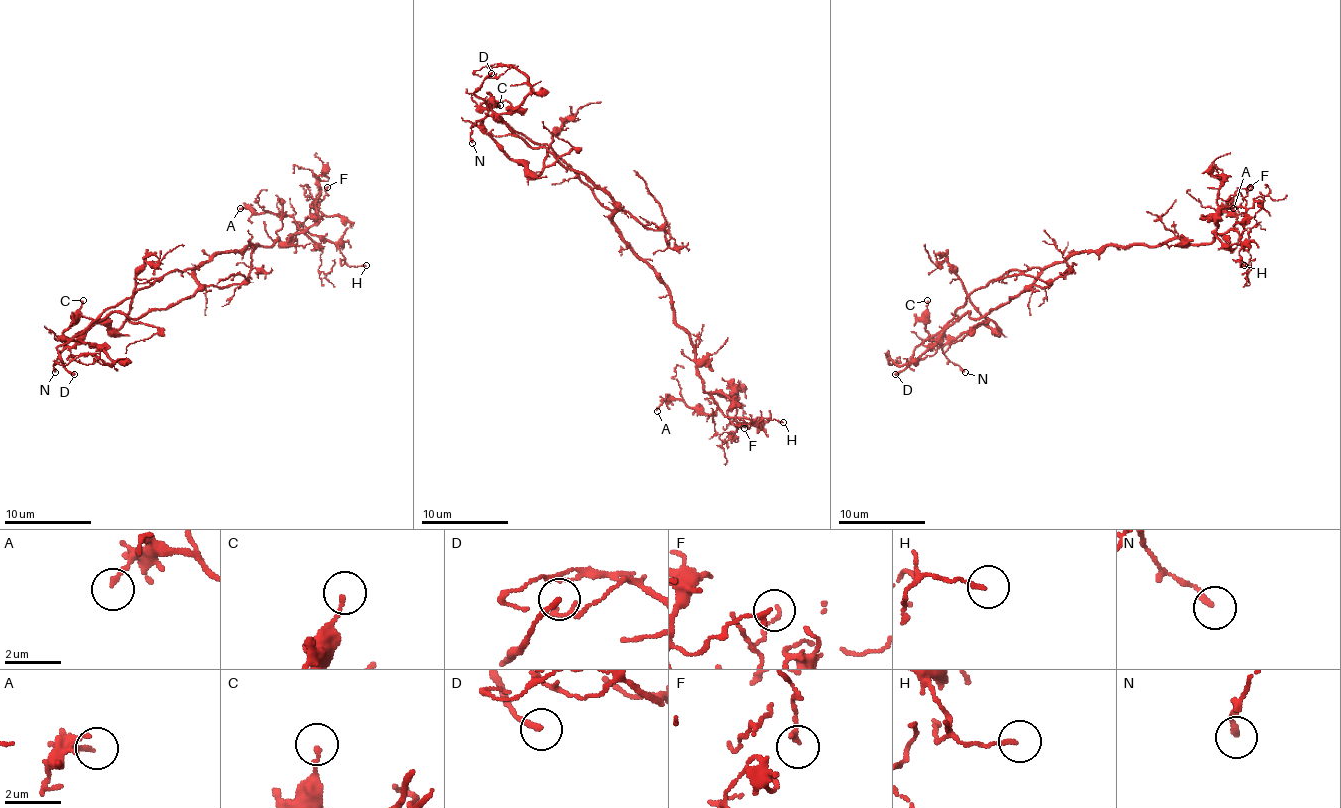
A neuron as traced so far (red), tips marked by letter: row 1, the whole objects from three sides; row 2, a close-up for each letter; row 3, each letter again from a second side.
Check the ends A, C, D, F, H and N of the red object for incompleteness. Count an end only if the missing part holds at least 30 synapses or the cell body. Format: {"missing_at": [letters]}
{"missing_at": ["D"]}

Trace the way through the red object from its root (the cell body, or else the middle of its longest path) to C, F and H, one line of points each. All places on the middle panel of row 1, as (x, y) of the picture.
C: (620, 230), (613, 221), (613, 214), (546, 145), (513, 132), (496, 114), (480, 108), (482, 103), (500, 105)
F: (620, 230), (666, 286), (674, 321), (690, 337), (703, 387), (733, 395), (744, 428)
H: (620, 230), (620, 236), (666, 286), (674, 321), (690, 337), (696, 376), (718, 408), (729, 417), (783, 422)

